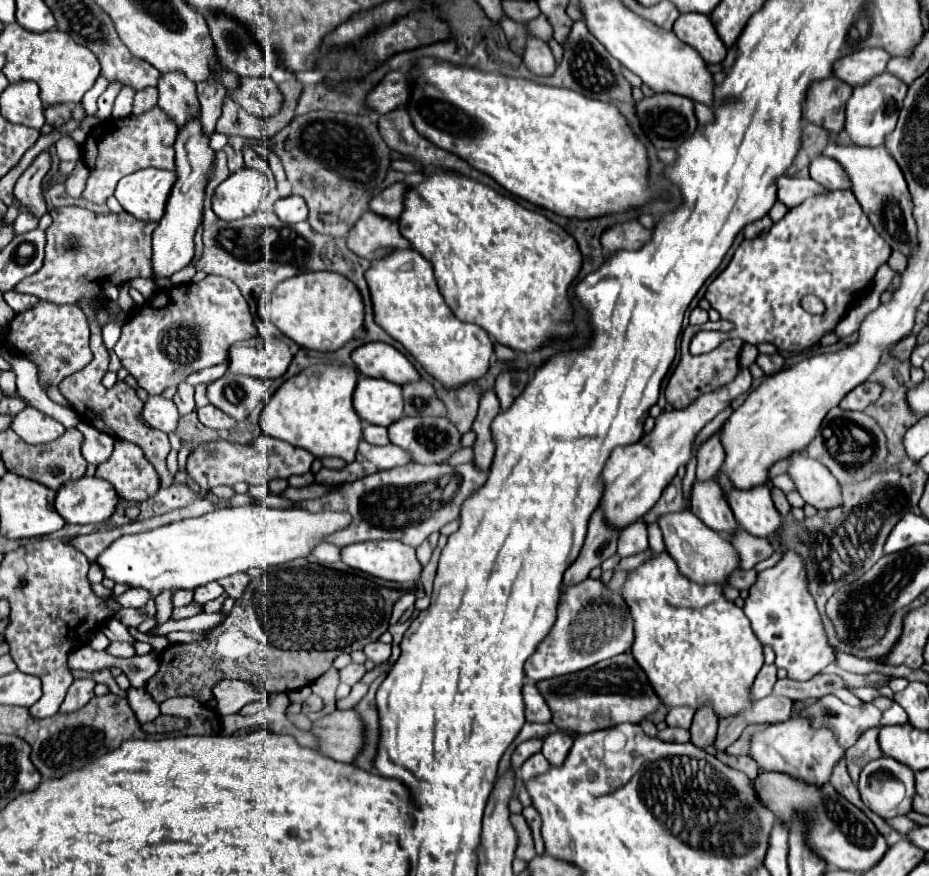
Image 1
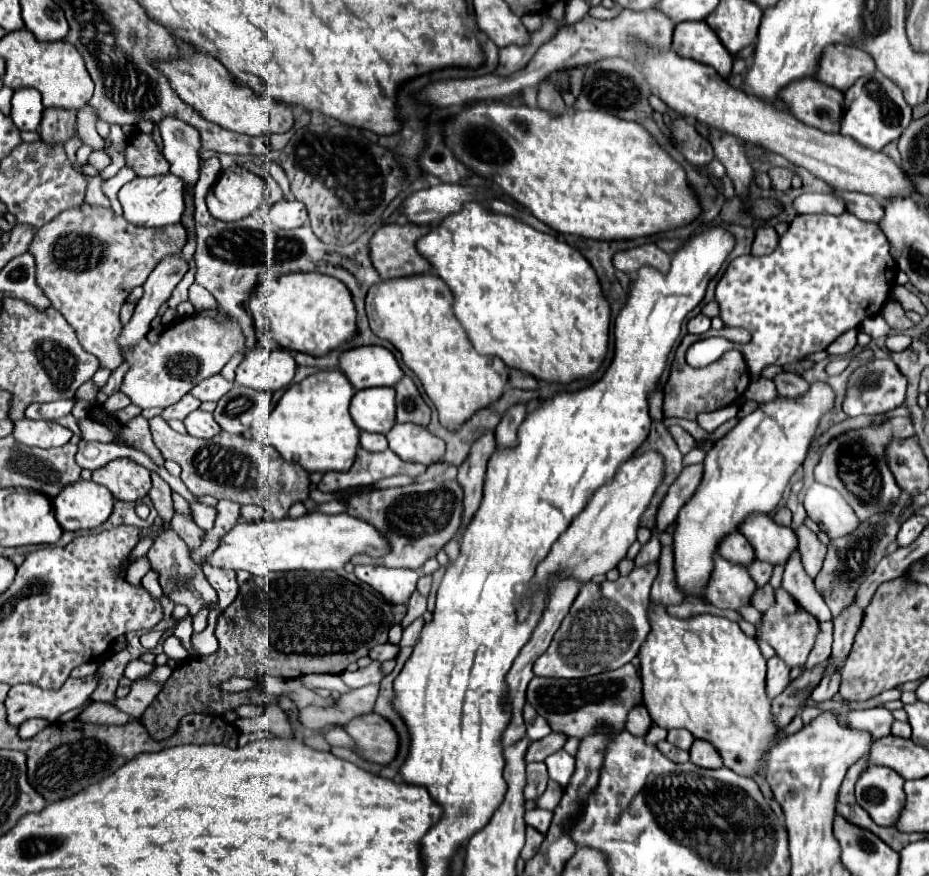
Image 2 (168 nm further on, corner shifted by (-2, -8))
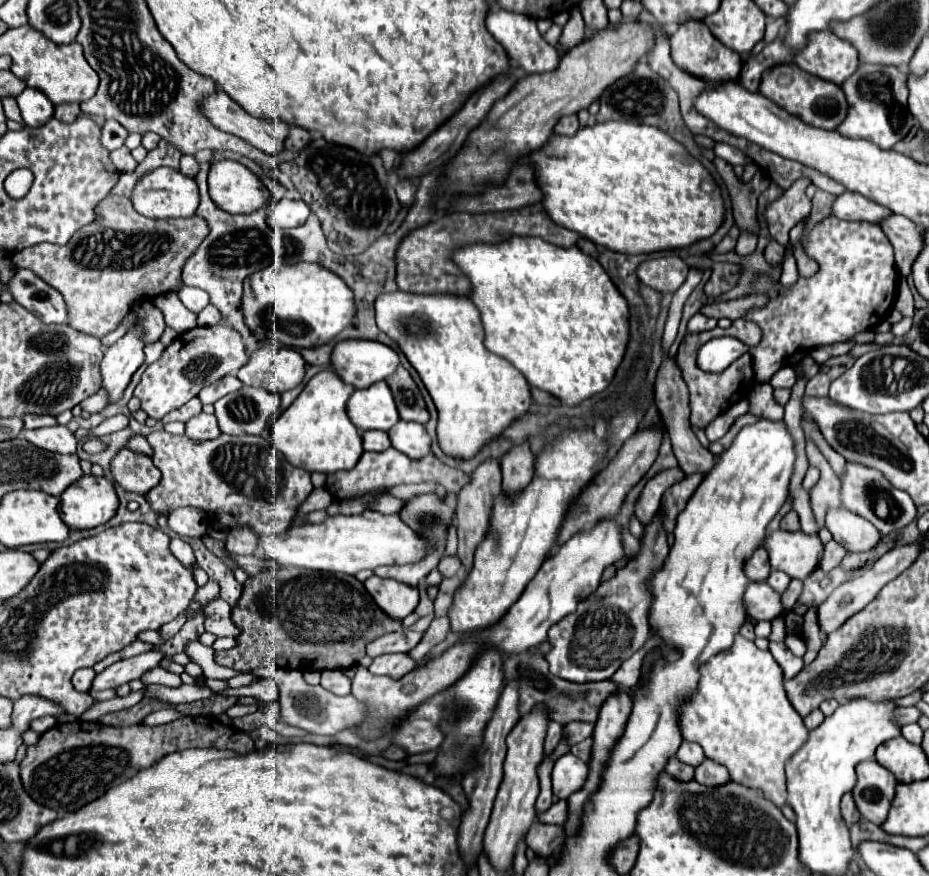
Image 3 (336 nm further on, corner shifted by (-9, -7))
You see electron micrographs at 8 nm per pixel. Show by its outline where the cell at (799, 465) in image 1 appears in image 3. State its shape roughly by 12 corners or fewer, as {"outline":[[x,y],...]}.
{"outline":[[846,508],[826,512],[826,528],[848,552],[870,550],[880,532]]}

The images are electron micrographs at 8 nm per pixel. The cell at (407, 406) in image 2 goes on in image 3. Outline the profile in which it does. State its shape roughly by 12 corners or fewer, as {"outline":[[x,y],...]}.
{"outline":[[402,366],[392,388],[402,420],[426,424],[430,414],[416,382]]}

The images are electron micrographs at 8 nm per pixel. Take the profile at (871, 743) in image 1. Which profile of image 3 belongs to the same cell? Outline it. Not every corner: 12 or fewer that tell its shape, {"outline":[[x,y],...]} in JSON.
{"outline":[[852,792],[842,796],[842,816],[846,824],[860,820]]}

